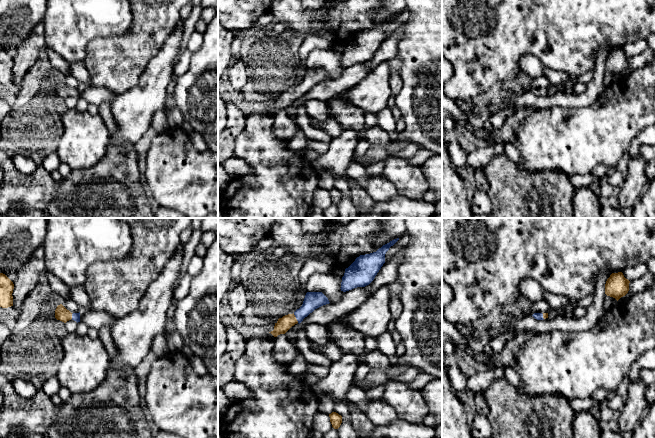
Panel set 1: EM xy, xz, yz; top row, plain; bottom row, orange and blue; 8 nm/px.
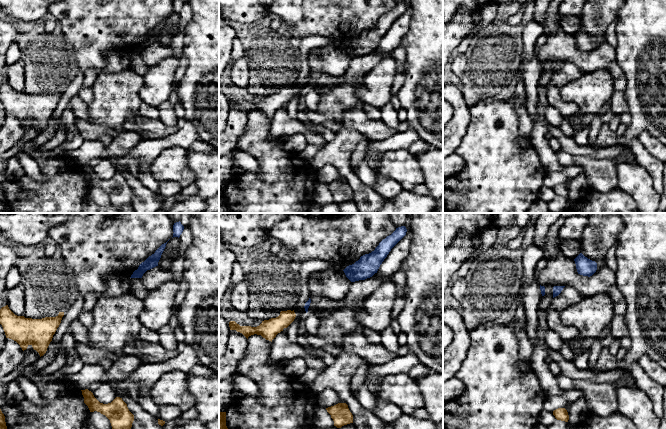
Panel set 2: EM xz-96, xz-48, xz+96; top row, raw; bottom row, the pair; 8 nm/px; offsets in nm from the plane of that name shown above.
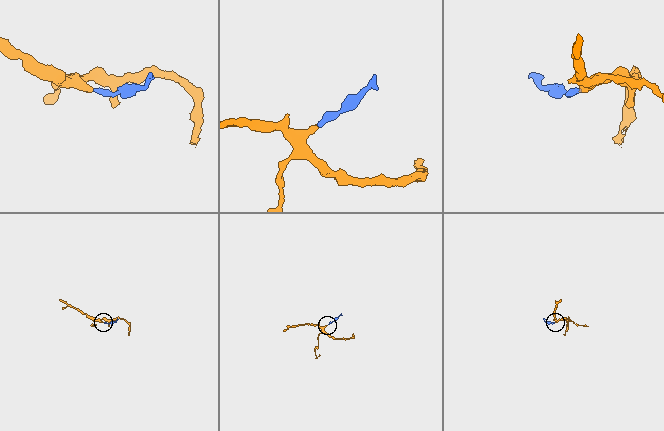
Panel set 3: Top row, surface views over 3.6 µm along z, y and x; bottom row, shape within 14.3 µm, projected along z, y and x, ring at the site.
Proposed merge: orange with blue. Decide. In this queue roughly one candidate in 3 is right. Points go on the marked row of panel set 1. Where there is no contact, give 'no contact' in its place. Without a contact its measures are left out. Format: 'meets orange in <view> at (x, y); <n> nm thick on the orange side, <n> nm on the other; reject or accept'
meets orange in xz at (295, 318); 120 nm thick on the orange side, 140 nm on the other; accept

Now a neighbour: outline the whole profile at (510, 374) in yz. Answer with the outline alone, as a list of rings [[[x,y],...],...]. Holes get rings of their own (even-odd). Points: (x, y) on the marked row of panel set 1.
[[[504,366],[504,377],[518,390],[524,388],[524,383],[518,372],[510,366]]]

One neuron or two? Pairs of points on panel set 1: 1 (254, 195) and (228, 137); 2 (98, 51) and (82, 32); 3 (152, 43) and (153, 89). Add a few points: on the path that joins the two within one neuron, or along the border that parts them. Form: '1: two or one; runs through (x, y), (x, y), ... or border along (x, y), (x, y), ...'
1: two; border along (245, 128), (236, 140), (232, 155)
2: two; border along (113, 36), (92, 39), (86, 47), (83, 61)
3: two; border along (166, 38), (159, 51), (148, 62), (140, 77)

